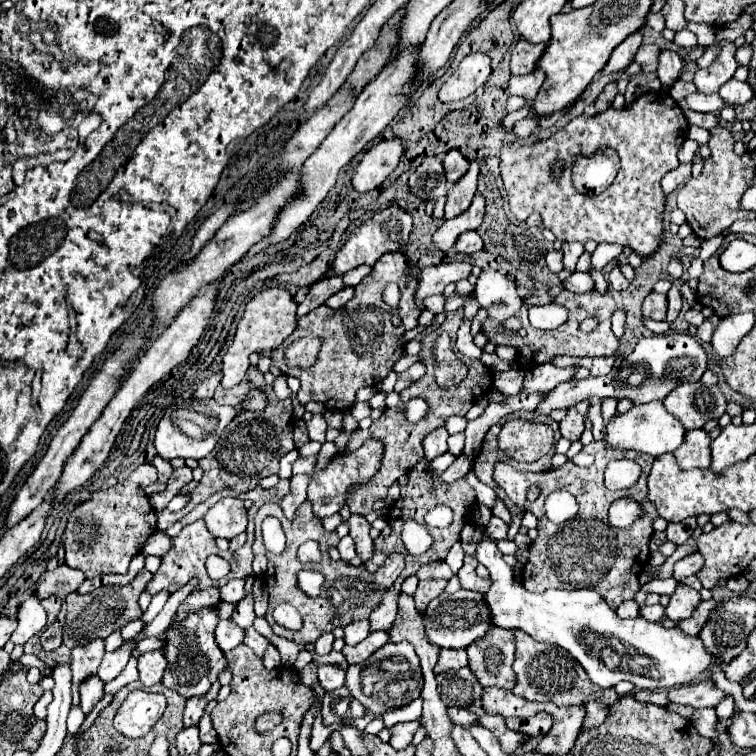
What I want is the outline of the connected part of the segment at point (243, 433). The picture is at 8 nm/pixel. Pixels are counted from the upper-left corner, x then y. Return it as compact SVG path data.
M252 365L249 366L248 372L239 386L227 390L227 388L219 385L213 398L220 405L235 406L245 392L249 392L254 388L259 388L267 394L267 410L263 410L263 412L245 412L245 414L237 416L227 426L227 432L223 432L223 436L221 436L219 444L215 446L215 450L199 462L199 466L203 468L203 478L197 484L197 488L191 492L191 496L193 496L191 508L205 502L211 494L215 494L223 488L233 488L235 492L253 490L259 484L261 478L277 474L281 456L285 456L287 452L291 452L295 448L295 444L293 444L293 406L291 406L291 398L279 400L275 396L275 392L265 384L263 373L253 368Z

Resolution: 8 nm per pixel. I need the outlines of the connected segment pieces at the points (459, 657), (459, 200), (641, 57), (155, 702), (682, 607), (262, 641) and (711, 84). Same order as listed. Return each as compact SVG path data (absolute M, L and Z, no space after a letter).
M441 650L439 662L435 666L435 674L443 674L447 670L459 670L467 666L467 652L465 650Z
M471 162L469 172L453 184L447 192L447 204L445 204L445 218L455 218L461 212L465 212L477 192L477 174L479 174L479 164Z
M643 44L637 50L635 62L641 64L643 72L655 72L657 70L657 58L659 58L659 54L661 54L661 48L657 44Z
M133 690L115 714L115 728L127 738L141 738L161 718L166 703L163 694Z
M679 586L673 596L671 596L671 602L669 606L665 608L665 616L669 620L685 620L685 618L691 618L695 608L699 606L701 602L701 596L697 590L691 590L689 586Z
M247 628L245 630L245 640L243 640L243 644L247 644L249 648L253 648L253 652L259 656L259 658L263 658L263 654L265 654L265 650L267 650L267 646L271 644L267 638L263 638L259 632L255 632L255 628Z
M725 42L725 52L723 52L723 43L721 43L719 44L719 58L707 70L699 70L693 82L699 88L699 92L713 94L713 92L719 92L719 88L727 80L733 78L735 70L737 70L737 62L735 62L733 42Z

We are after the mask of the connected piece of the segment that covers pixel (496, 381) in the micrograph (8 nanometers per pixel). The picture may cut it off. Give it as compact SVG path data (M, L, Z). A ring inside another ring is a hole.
M513 366L511 370L507 372L499 372L493 376L493 386L507 394L507 396L513 396L513 394L519 394L521 388L523 388L523 378L525 378L525 372L517 366Z

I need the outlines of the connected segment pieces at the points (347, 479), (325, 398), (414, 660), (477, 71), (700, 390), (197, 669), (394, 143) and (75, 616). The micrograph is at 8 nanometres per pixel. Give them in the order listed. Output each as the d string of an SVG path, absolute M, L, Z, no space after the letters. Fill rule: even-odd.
M375 438L373 440L367 440L355 452L335 454L331 458L331 462L319 474L313 474L311 476L311 482L309 482L309 494L307 494L307 498L313 504L315 516L325 518L325 516L337 514L345 506L349 490L353 486L357 486L357 484L367 484L367 480L371 480L377 474L377 470L381 466L381 458L383 458L383 442L381 440L375 440Z
M401 252L383 254L375 262L373 272L355 286L355 294L351 302L347 302L345 308L339 308L339 310L331 310L327 306L315 308L313 312L299 318L295 332L279 348L273 350L271 360L277 364L277 368L301 380L301 388L297 392L297 398L301 404L315 400L315 402L321 402L327 410L347 410L351 402L355 400L355 392L359 388L377 386L393 370L395 362L401 356L405 356L407 342L403 342L403 334L419 324L417 320L421 314L421 308L415 304L417 282L405 274L405 268L407 268L405 256ZM389 282L397 282L401 288L399 314L403 322L399 328L391 324L389 308L381 300L381 294ZM345 318L347 318L347 332L345 332ZM305 336L315 336L321 340L317 362L309 370L299 368L299 366L287 366L283 360L287 346Z
M387 642L383 648L377 650L377 660L383 660L381 668L367 668L367 666L349 666L347 668L347 688L349 692L373 714L387 712L389 708L399 708L415 698L421 696L423 688L423 676L421 666L415 650L409 642ZM387 664L387 666L385 666Z
M469 54L461 60L457 72L453 72L439 90L441 102L453 102L467 98L479 86L483 86L491 74L491 58L487 54Z
M699 382L679 384L663 400L669 414L679 418L687 430L703 428L707 420L721 418L727 408L727 400L717 386L705 386Z
M209 606L199 612L189 614L179 626L169 628L165 632L167 636L167 646L165 646L165 656L167 656L167 672L163 676L163 686L175 690L177 694L191 698L191 696L203 696L207 688L217 680L217 674L227 668L227 660L219 646L215 644L213 630L217 626L217 608Z
M399 138L381 140L379 144L371 146L353 172L353 188L357 192L369 192L379 188L385 178L397 168L403 152L405 148Z
M141 570L135 580L127 586L103 586L103 588L97 588L93 590L91 594L69 594L67 596L67 618L65 618L65 628L63 628L63 644L53 650L53 652L45 652L43 648L39 648L35 644L35 638L31 638L23 648L25 652L31 652L31 654L37 654L49 668L55 668L59 664L69 664L71 662L71 648L79 642L79 644L85 644L87 640L93 640L93 638L107 638L111 632L115 630L121 630L127 622L131 620L137 620L141 618L141 610L139 610L139 596L141 592L145 590L147 582L151 580L151 572L149 570Z

